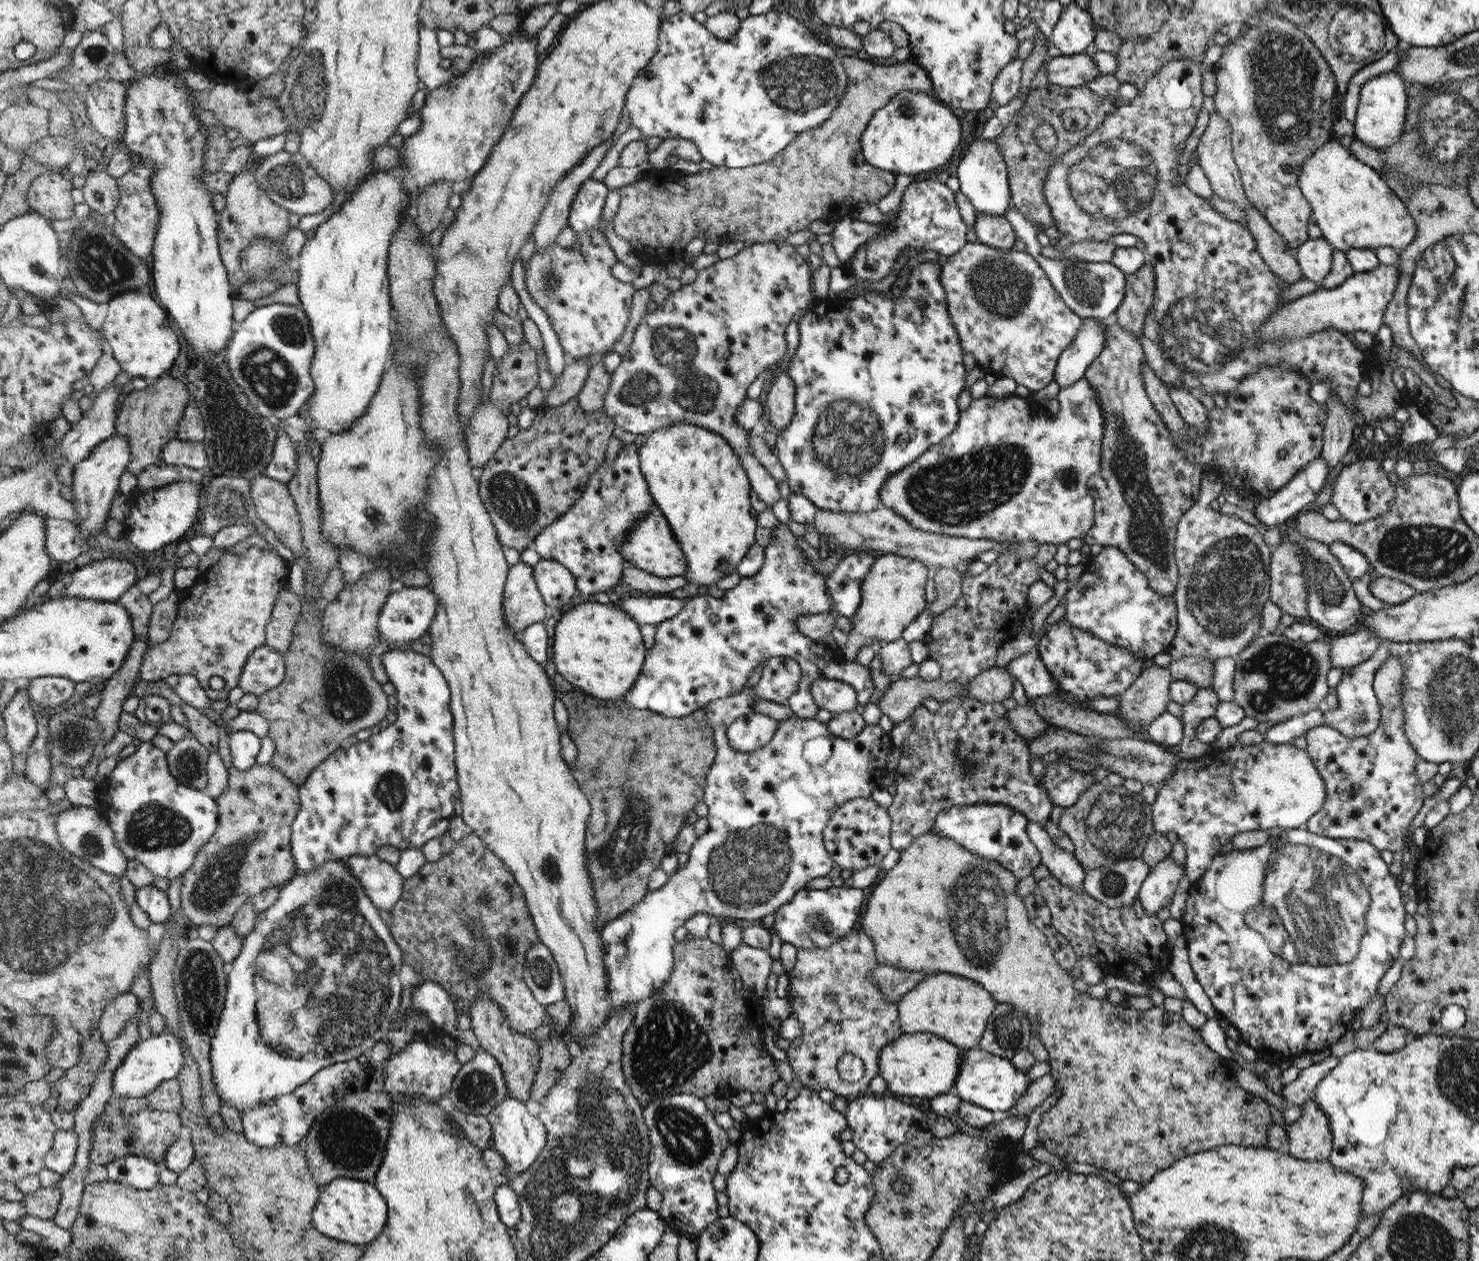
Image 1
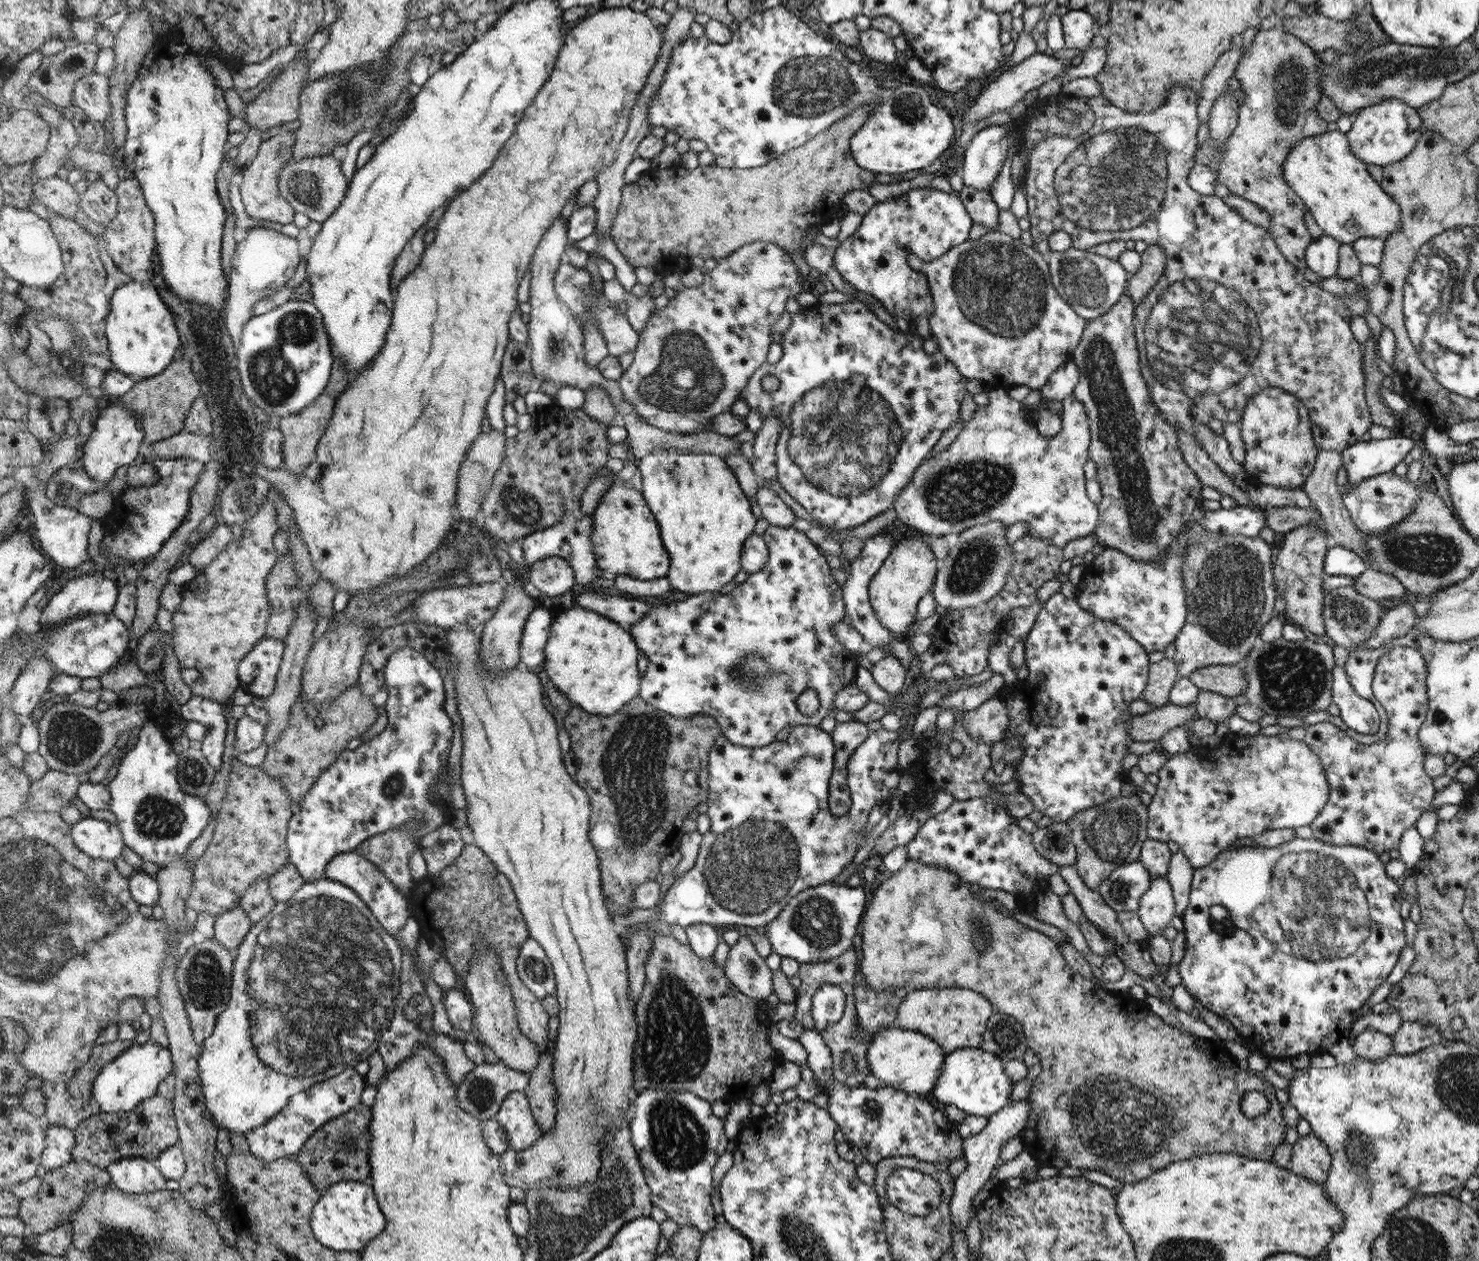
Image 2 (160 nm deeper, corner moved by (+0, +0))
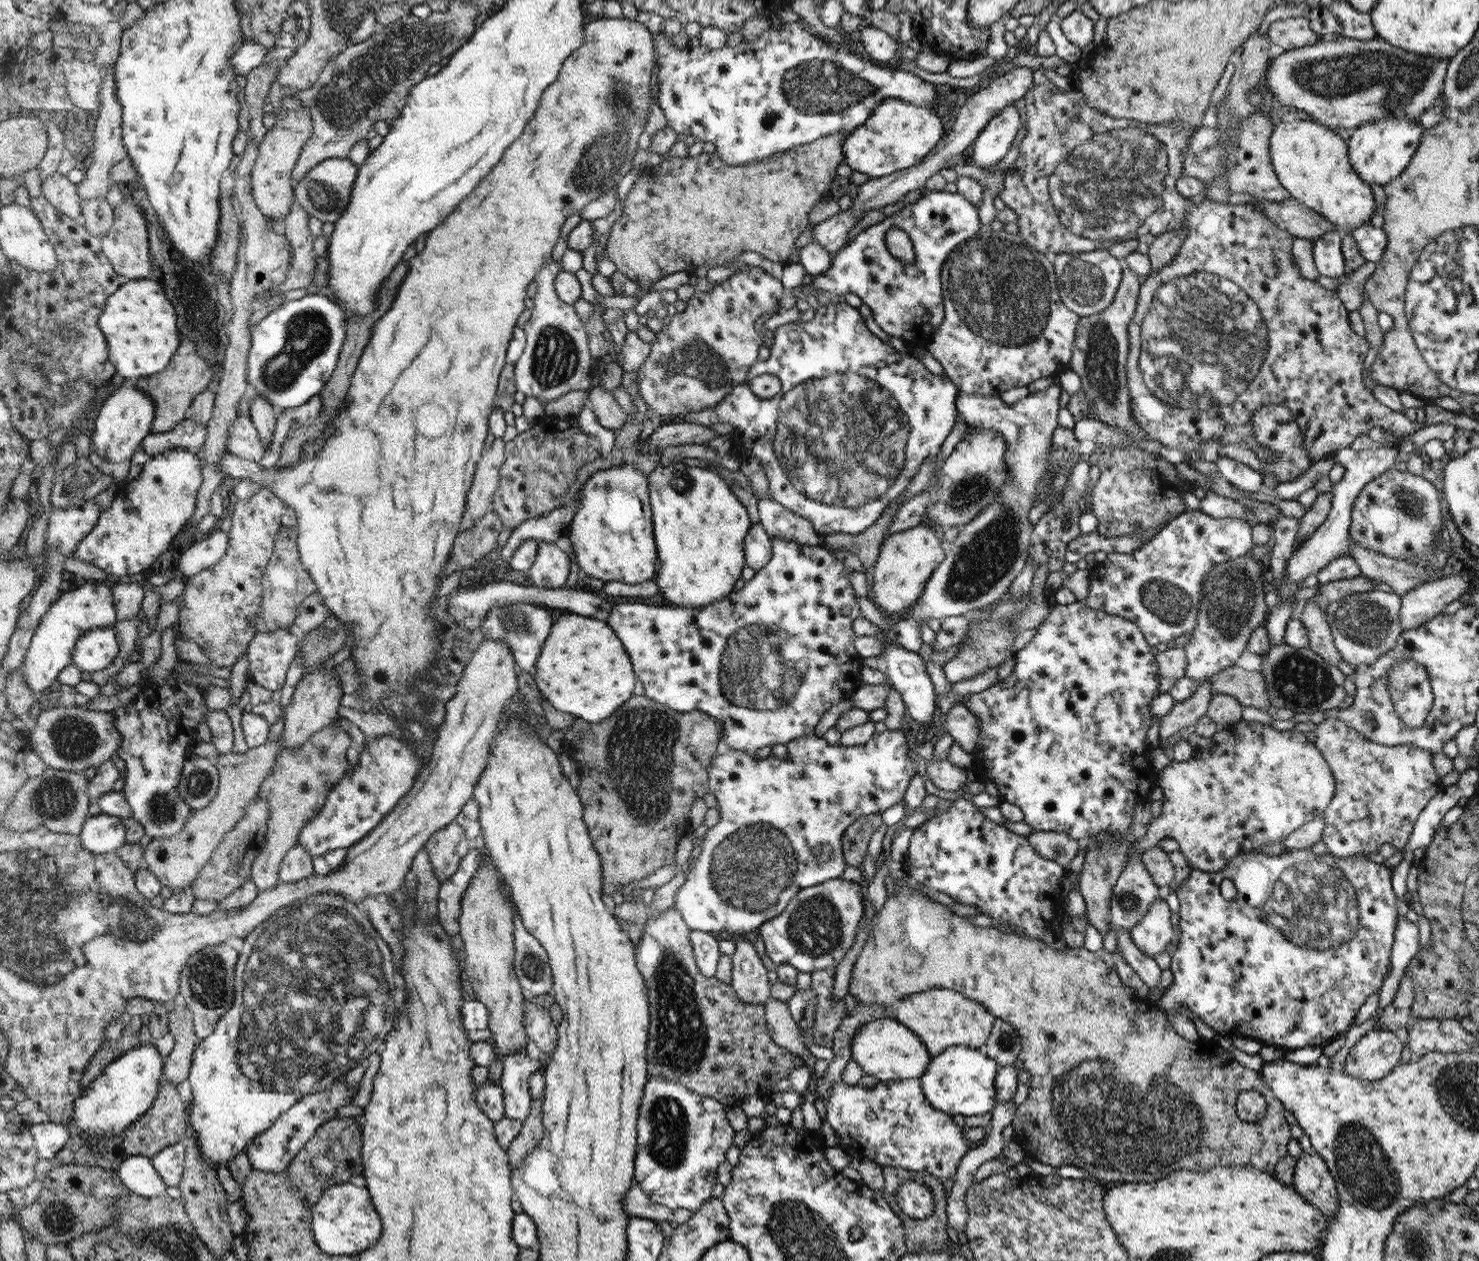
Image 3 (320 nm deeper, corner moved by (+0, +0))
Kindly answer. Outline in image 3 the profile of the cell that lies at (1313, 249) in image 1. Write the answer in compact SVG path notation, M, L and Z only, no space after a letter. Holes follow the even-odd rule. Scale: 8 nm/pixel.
M1336 230L1314 240L1313 259L1320 275L1338 278L1346 274L1345 258L1341 251L1343 237Z

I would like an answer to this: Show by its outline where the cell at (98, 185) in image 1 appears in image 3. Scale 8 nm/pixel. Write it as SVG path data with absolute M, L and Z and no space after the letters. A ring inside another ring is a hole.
M92 198L83 201L83 220L87 223L87 229L94 235L103 238L115 225L116 211L108 198Z

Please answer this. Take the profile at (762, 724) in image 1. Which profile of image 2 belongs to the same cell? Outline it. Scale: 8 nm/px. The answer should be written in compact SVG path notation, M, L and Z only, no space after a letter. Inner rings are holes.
M770 525L766 530L763 540L769 550L768 563L758 572L749 574L745 582L740 583L731 592L722 594L718 592L706 592L698 595L691 595L683 601L676 601L672 604L654 605L647 610L647 613L641 618L641 621L634 623L628 628L632 637L635 638L636 645L640 652L645 652L648 656L648 665L646 672L641 679L639 686L640 698L654 705L661 711L670 713L672 716L688 718L692 715L710 715L713 716L722 728L722 733L732 744L737 744L749 749L769 748L774 743L776 734L790 726L794 730L800 724L809 724L809 726L819 726L822 720L832 714L835 708L835 696L844 690L849 684L855 684L856 669L859 667L858 658L855 653L844 648L840 641L836 640L832 629L835 624L842 622L846 616L847 610L844 610L844 600L842 600L842 590L832 578L830 566L826 562L825 556L818 552L818 548L810 542L811 538L803 532L798 532L793 527L785 528ZM814 688L818 692L820 707L812 716L805 716L800 713L796 699L804 690Z

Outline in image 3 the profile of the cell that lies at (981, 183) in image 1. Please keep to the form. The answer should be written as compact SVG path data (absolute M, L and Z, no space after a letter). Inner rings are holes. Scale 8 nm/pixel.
M1021 102L1006 106L985 126L973 142L972 165L985 169L996 166L1008 153L1018 130L1022 128Z

